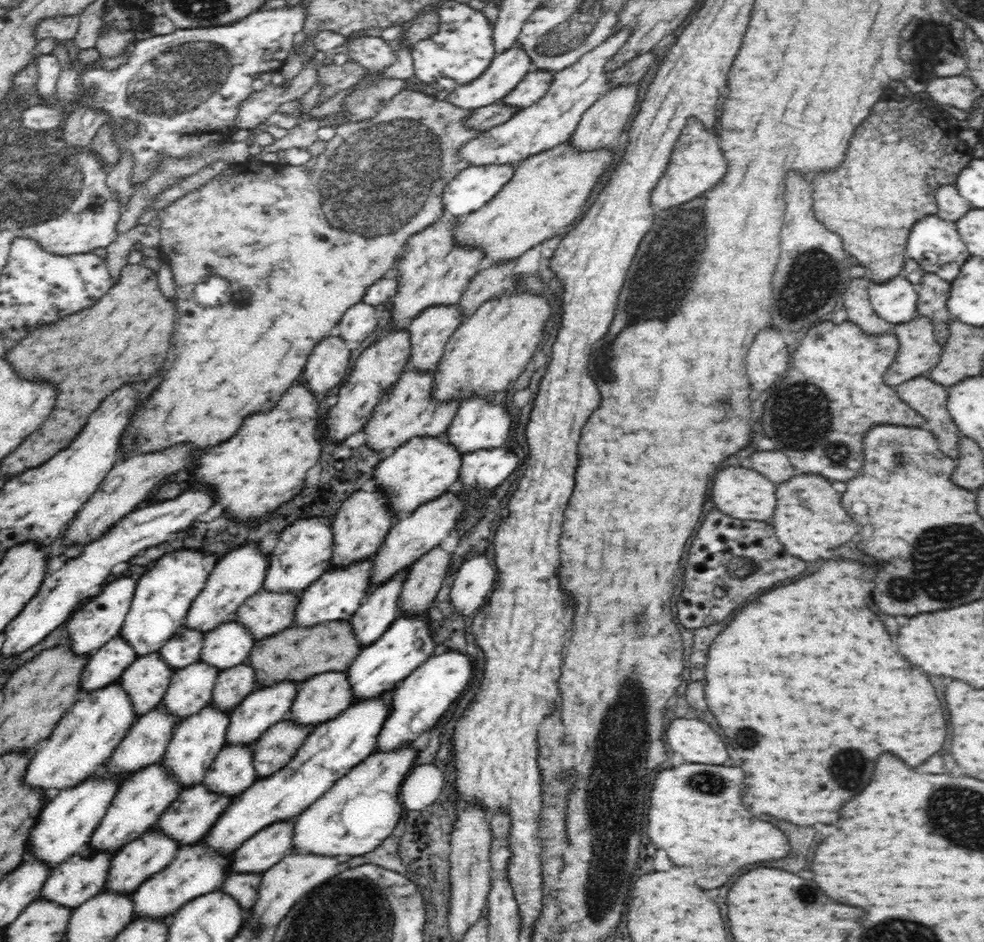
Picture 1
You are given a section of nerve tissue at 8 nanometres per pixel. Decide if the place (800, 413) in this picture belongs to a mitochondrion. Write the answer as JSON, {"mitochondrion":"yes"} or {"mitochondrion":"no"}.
{"mitochondrion":"yes"}

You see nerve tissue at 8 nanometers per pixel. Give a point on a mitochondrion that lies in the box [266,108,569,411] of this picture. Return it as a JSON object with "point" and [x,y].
{"point":[376,183]}

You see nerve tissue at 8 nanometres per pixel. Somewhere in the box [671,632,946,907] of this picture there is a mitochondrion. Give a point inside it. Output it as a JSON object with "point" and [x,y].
{"point":[846,775]}

